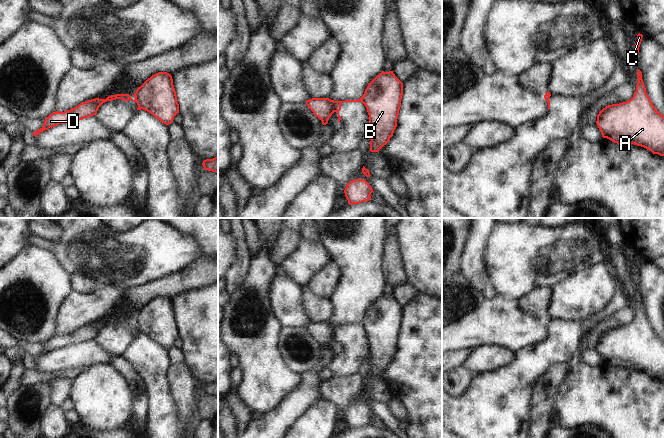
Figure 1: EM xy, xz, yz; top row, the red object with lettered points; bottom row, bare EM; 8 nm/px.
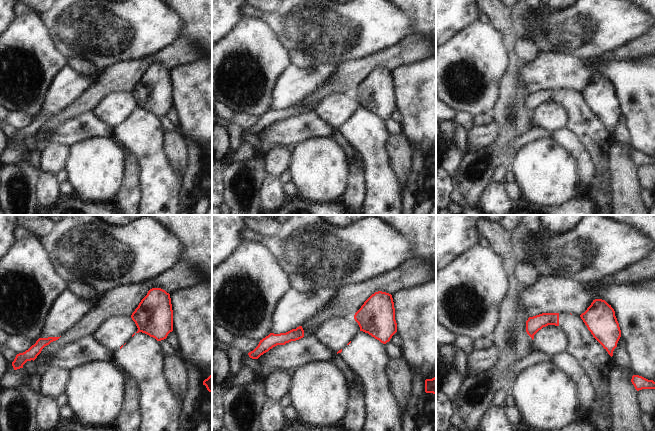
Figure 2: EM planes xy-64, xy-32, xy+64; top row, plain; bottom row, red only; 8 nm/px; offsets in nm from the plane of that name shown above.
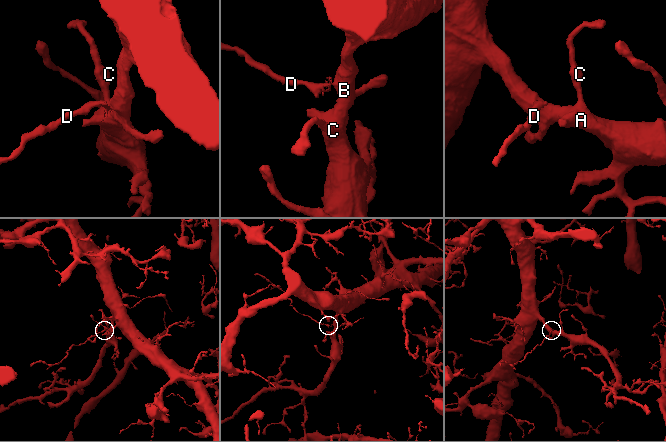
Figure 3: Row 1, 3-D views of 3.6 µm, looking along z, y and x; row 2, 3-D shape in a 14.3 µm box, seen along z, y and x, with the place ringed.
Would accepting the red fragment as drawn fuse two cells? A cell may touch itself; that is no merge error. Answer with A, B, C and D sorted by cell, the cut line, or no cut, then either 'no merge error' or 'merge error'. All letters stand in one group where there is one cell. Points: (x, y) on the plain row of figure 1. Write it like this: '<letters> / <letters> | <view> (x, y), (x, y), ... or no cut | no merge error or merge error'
A B C / D | xz (359, 323), (361, 325) | merge error

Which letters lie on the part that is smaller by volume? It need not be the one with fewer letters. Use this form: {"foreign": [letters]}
{"foreign": ["D"]}

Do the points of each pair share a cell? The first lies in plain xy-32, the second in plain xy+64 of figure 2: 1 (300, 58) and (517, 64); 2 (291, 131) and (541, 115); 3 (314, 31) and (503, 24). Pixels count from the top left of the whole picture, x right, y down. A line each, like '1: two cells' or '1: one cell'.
1: two cells
2: two cells
3: two cells

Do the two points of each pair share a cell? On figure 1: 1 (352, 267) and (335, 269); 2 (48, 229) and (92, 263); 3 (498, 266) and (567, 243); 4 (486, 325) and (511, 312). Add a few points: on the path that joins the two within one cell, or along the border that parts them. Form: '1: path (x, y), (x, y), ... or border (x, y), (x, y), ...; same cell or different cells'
1: border (333, 259), (340, 267), (340, 282), (334, 291); different cells
2: border (65, 229), (57, 241), (49, 241); different cells
3: path (515, 262), (519, 258), (550, 255); same cell
4: path (492, 322), (501, 322), (505, 318); same cell

